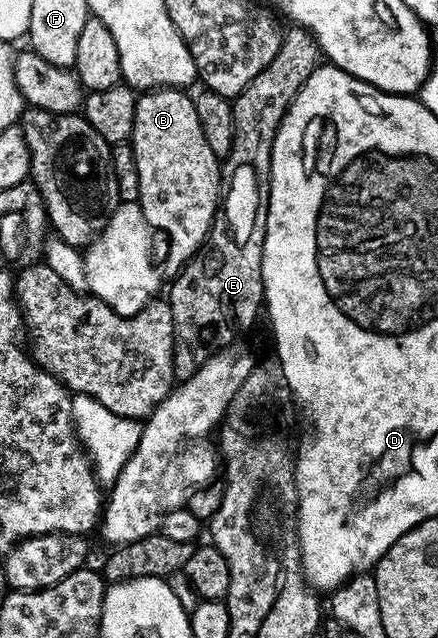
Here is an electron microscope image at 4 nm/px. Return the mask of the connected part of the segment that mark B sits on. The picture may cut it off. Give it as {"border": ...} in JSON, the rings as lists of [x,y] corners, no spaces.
{"border":[[[174,86],[148,90],[136,97],[129,145],[137,168],[139,207],[150,226],[158,233],[160,230],[167,234],[171,241],[171,247],[167,250],[167,270],[168,275],[174,276],[186,266],[190,258],[199,253],[203,243],[208,241],[211,225],[215,222],[215,212],[221,206],[220,159],[205,141],[205,132],[201,132],[201,120],[197,120],[194,97],[186,89]]]}

